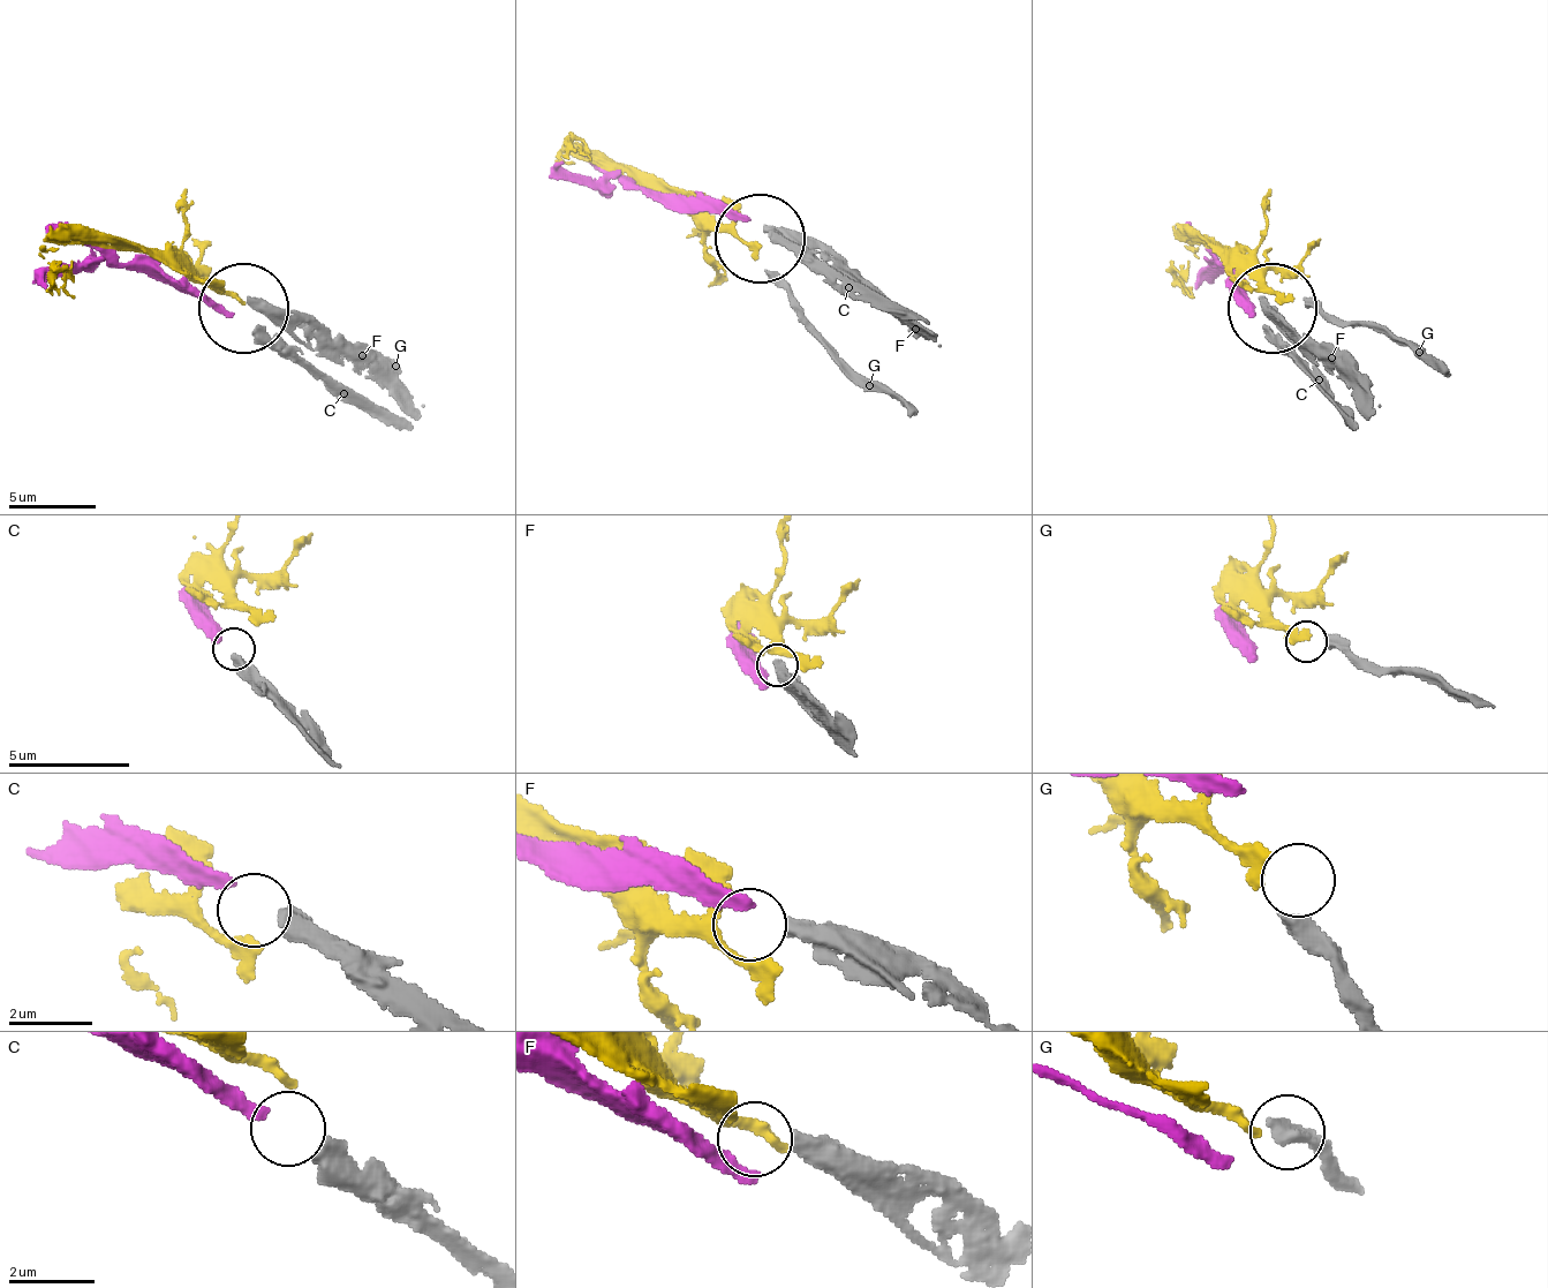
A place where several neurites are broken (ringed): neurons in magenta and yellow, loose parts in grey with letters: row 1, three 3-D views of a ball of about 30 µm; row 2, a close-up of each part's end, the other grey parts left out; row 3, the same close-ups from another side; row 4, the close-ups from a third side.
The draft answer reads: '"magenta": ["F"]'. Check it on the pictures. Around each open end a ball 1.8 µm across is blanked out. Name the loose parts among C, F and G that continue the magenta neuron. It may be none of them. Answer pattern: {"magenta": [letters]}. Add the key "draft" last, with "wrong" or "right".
{"magenta": ["C"], "draft": "wrong"}

